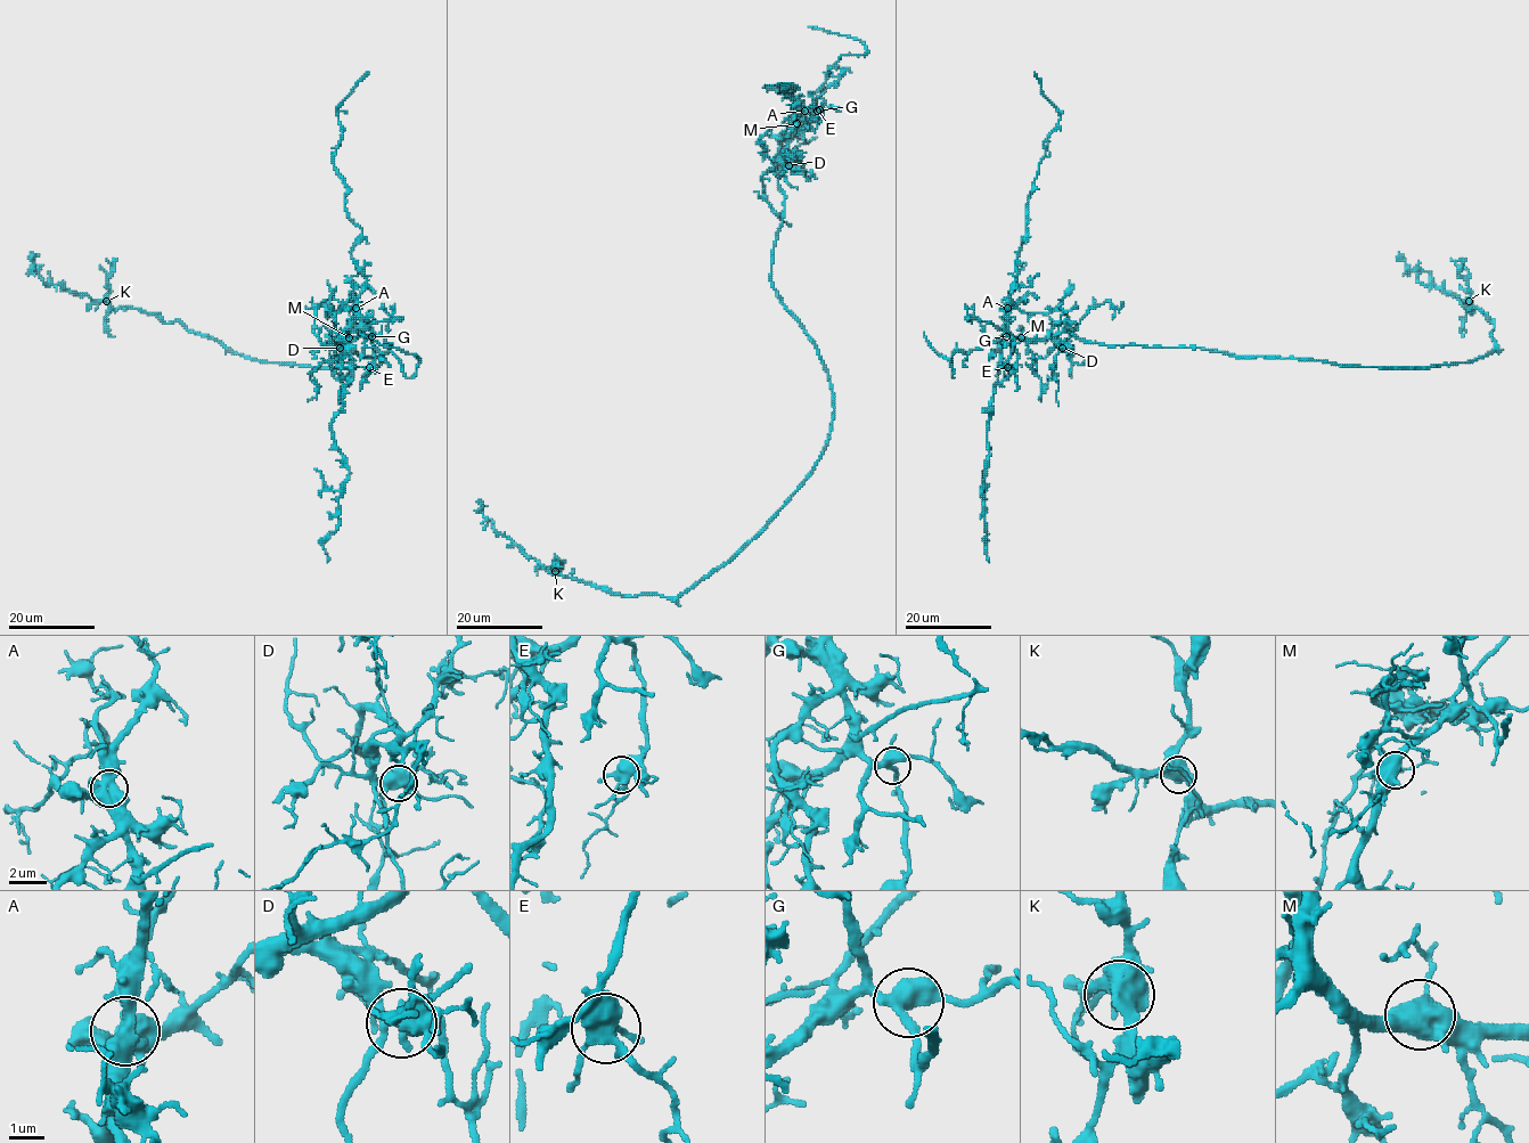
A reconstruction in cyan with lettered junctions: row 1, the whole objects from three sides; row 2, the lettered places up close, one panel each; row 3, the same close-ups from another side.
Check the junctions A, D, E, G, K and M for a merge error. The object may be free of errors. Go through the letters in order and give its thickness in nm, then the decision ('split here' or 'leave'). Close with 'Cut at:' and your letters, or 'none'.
A: 550 nm | split here
D: 500 nm | leave
E: 440 nm | leave
G: 440 nm | leave
K: 550 nm | leave
M: 500 nm | leave
Cut at: A

